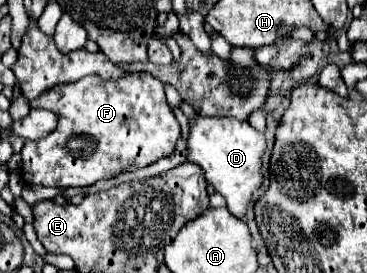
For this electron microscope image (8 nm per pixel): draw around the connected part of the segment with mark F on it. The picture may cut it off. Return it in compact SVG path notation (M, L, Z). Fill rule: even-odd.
M147 72L127 74L125 78L121 78L121 82L109 82L99 78L97 74L89 74L87 78L71 82L69 86L57 86L57 90L41 94L41 98L37 98L37 102L31 102L31 106L57 112L59 124L53 134L37 142L25 142L21 150L21 176L29 184L55 188L91 186L99 180L109 180L121 172L145 168L169 156L181 136L181 128L171 112L171 106L165 100L163 84Z

